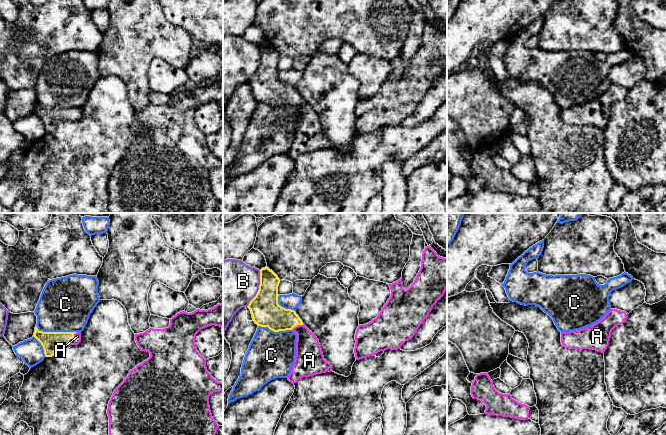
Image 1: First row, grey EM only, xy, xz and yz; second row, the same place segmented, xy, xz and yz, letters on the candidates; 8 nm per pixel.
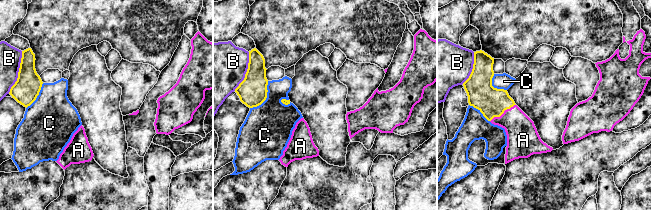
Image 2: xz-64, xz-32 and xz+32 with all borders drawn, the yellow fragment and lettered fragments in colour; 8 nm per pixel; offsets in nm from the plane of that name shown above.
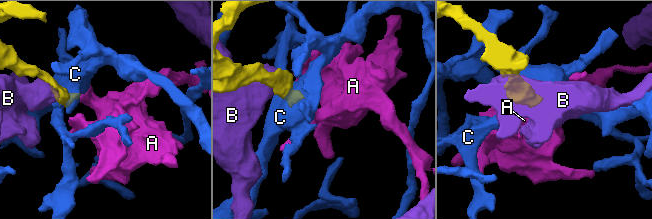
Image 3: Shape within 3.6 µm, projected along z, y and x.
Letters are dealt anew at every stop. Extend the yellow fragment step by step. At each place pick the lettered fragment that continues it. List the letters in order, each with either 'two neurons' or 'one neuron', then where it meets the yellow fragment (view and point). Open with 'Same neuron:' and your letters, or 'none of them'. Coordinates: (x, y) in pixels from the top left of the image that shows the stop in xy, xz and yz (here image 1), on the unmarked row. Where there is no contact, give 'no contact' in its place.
Same neuron: A
A: one neuron; contact xy (73, 113)
B: two neurons; contact xz (259, 64)
C: two neurons; contact xy (55, 108)

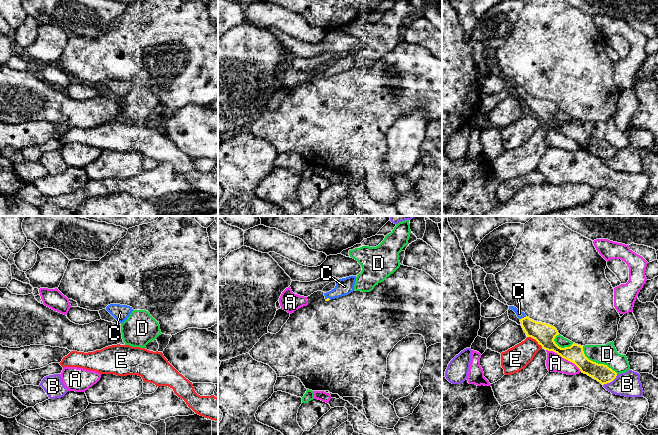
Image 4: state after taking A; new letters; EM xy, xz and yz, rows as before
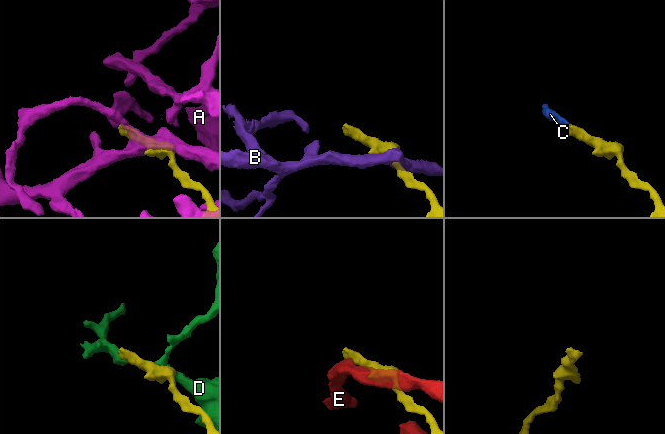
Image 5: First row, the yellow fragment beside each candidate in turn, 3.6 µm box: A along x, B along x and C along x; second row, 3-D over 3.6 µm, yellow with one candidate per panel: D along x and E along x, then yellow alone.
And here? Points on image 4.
Same neuron: C
A: two neurons; contact yz (564, 134)
B: two neurons; contact yz (610, 157)
C: one neuron; contact yz (524, 93)
D: two neurons; contact yz (597, 139)
E: two neurons; contact yz (535, 115)

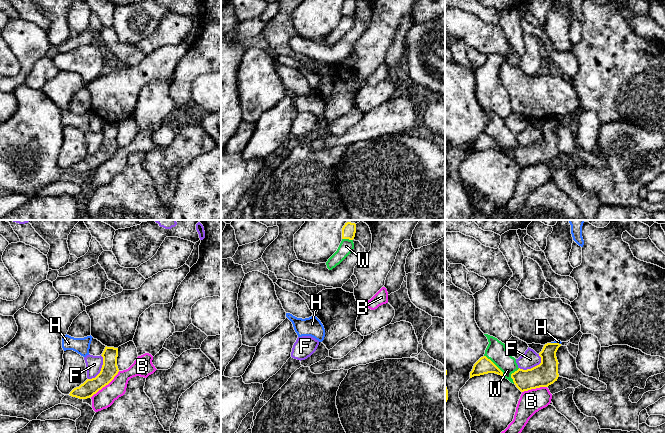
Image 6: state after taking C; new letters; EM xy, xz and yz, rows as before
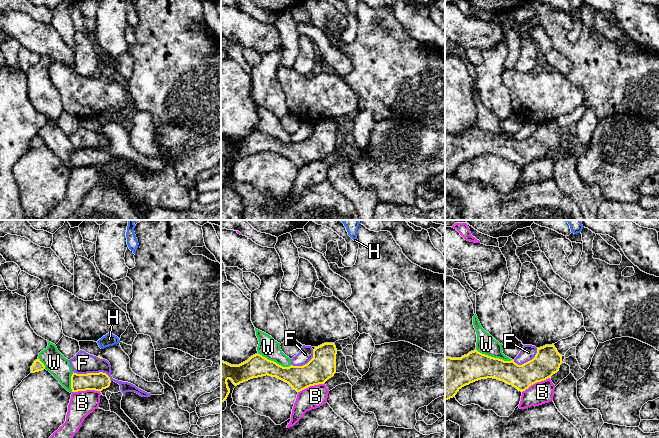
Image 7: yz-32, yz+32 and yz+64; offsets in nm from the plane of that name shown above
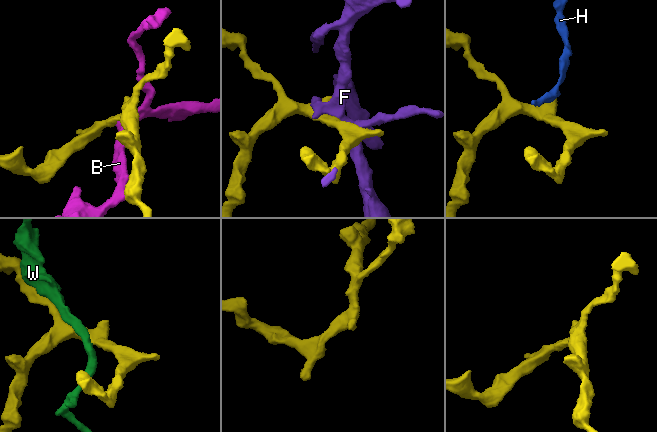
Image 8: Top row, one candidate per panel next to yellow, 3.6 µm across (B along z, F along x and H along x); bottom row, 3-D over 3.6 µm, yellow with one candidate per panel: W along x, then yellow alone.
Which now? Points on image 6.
Same neuron: none of them
B: two neurons; contact xy (105, 161)
F: two neurons; contact yz (533, 143)
H: two neurons; contact yz (556, 119)
W: two neurons; contact yz (495, 141)

